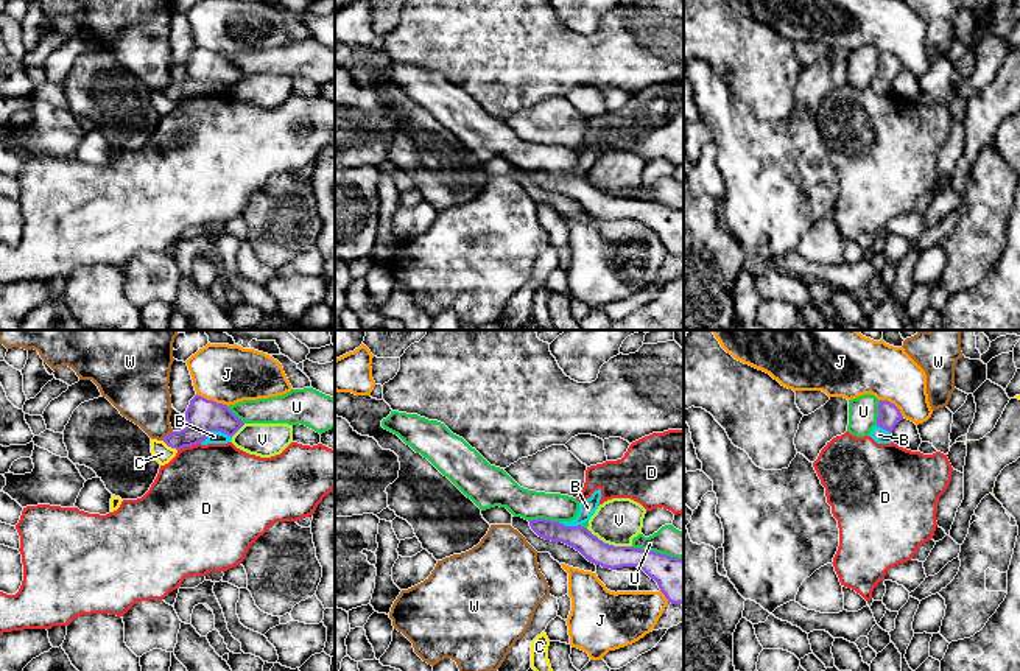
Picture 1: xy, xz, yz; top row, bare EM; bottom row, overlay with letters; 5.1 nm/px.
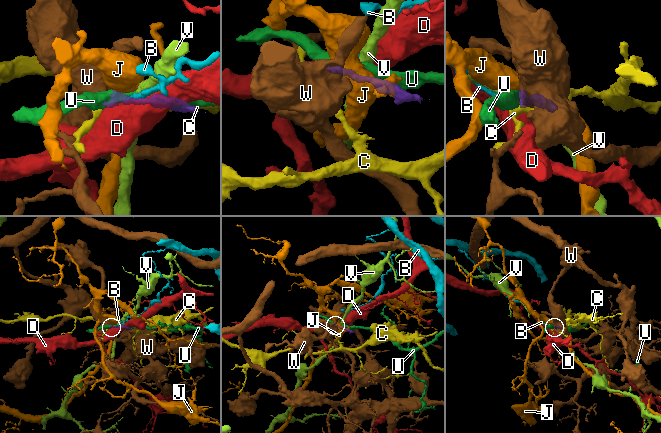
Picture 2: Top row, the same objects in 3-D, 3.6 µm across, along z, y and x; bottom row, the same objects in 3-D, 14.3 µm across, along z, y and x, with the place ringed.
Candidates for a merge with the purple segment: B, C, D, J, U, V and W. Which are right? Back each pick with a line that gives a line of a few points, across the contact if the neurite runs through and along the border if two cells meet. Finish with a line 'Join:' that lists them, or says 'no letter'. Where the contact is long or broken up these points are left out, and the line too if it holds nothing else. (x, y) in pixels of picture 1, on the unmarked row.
B: line xy (203, 67), (214, 81), (214, 87)
Join: B

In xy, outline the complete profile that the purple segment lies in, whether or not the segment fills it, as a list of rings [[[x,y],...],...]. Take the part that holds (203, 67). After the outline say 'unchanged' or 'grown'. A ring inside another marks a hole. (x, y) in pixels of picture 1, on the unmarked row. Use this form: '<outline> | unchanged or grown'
[[[195,47],[185,62],[187,78],[173,83],[162,92],[176,101],[196,95],[227,95],[232,87],[244,76],[227,56]]] | grown

